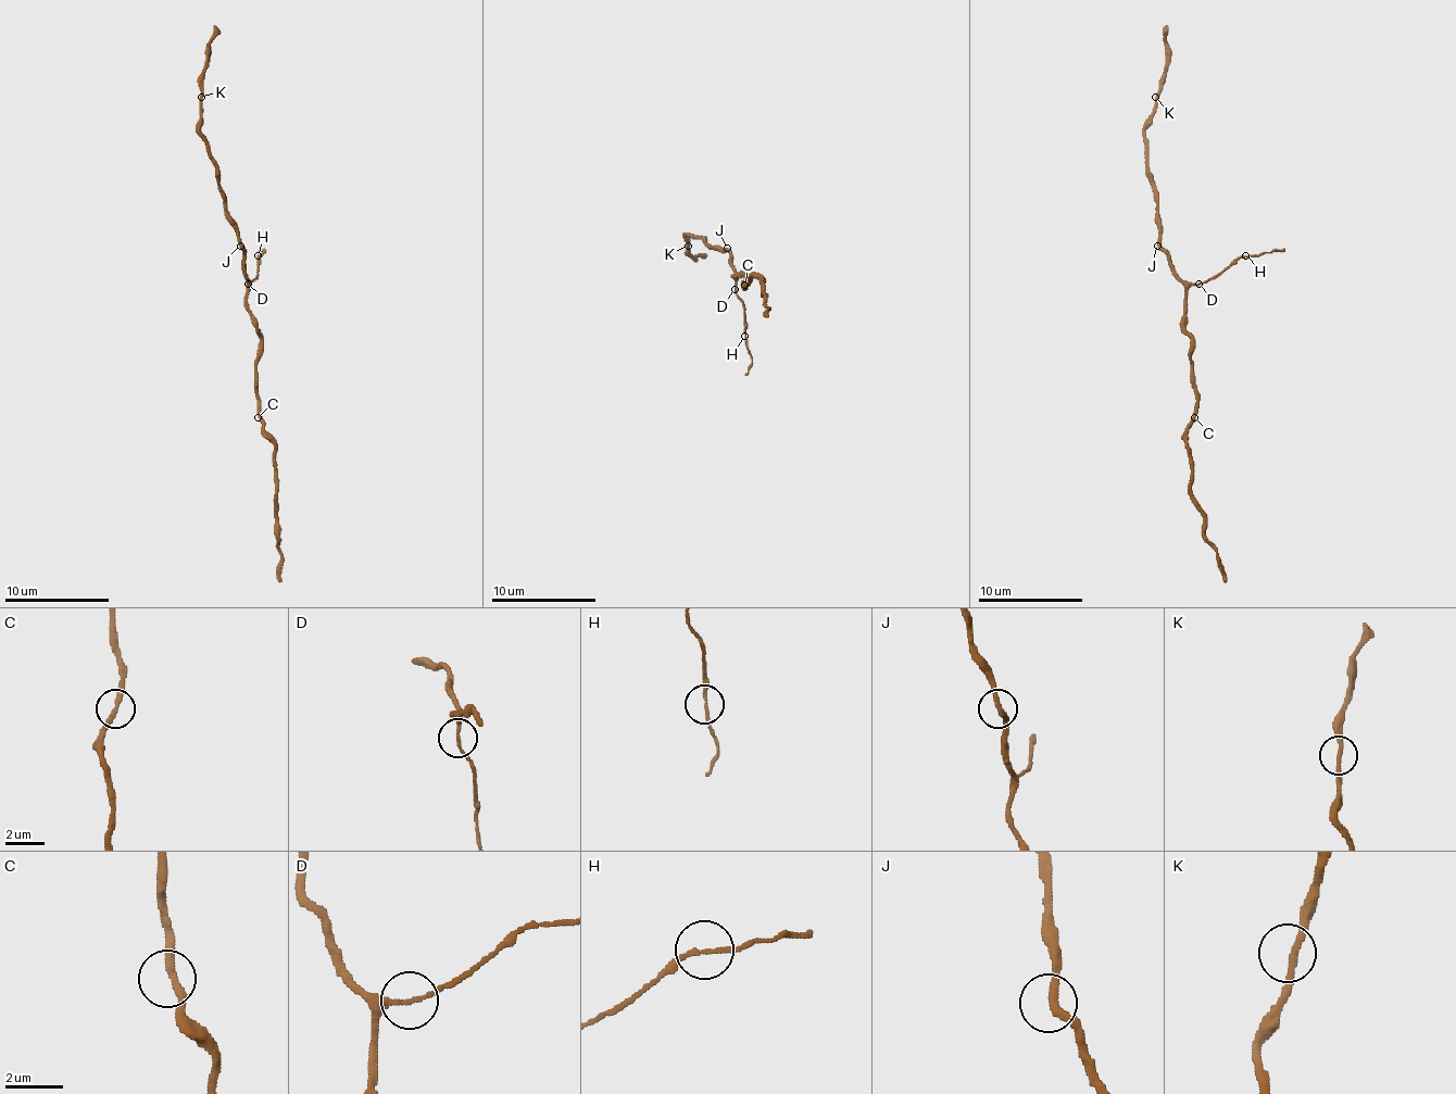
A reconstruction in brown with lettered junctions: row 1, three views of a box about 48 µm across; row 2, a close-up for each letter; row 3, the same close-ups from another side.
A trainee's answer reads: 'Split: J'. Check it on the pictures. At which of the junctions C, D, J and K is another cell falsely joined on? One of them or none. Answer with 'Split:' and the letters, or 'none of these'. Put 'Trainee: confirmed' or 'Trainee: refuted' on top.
Trainee: refuted
Split: none of these

